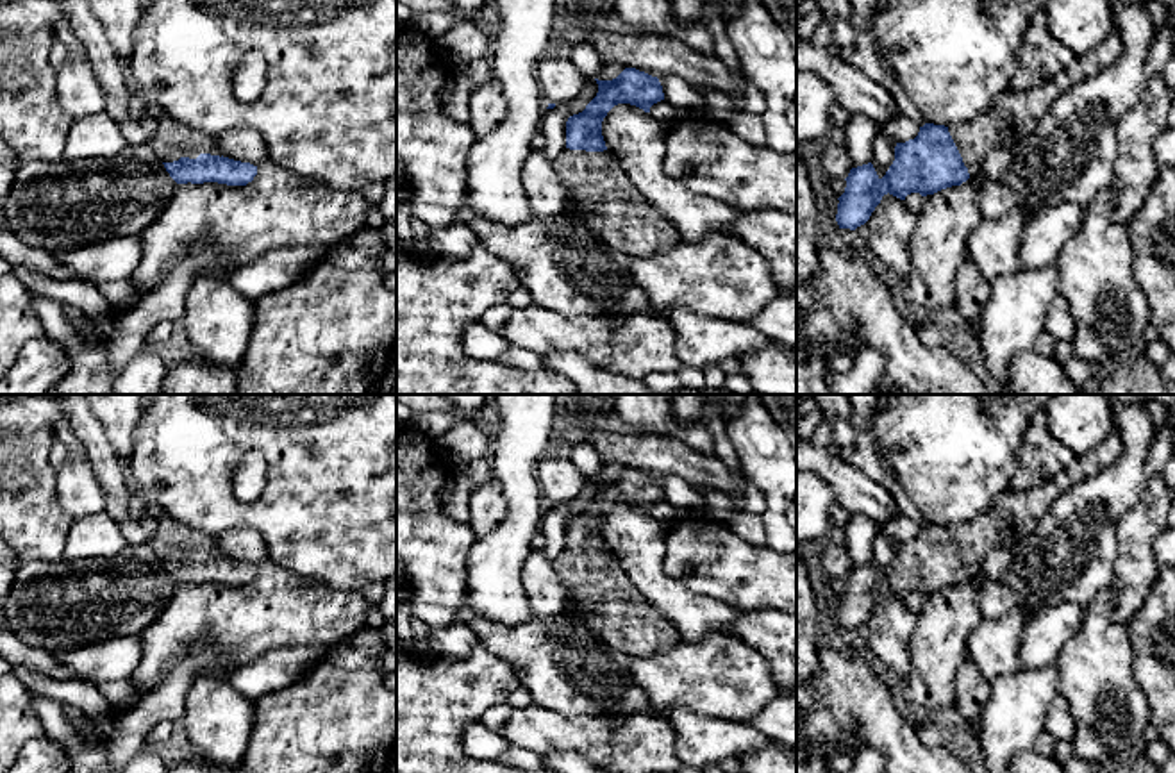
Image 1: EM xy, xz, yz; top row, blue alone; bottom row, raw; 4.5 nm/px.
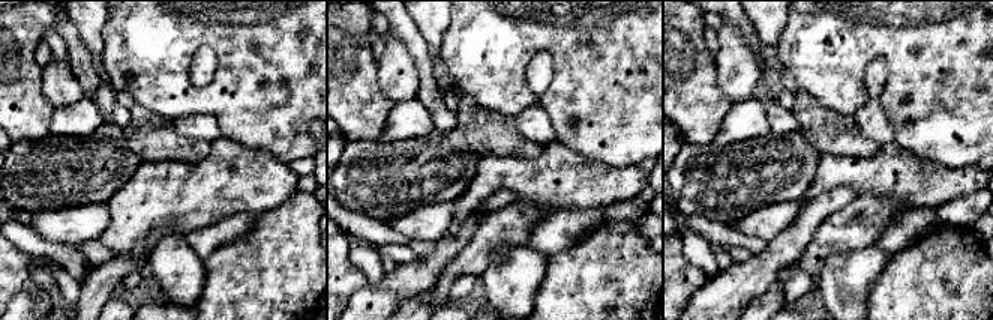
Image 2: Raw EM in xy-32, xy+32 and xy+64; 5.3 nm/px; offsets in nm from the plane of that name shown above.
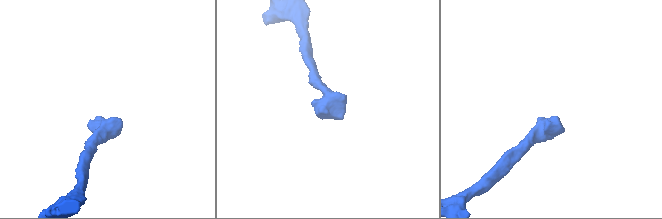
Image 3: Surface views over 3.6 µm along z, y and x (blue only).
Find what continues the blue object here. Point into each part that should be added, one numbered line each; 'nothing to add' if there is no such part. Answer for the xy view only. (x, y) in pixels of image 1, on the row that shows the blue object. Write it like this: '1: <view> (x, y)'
1: xy (174, 140)

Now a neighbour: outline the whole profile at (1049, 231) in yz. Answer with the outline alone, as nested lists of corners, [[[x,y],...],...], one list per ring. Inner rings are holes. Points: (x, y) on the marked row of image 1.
[[[1061,204],[1032,216],[1020,236],[1020,268],[1043,270],[1055,266],[1061,248],[1080,230],[1084,209],[1075,204]]]

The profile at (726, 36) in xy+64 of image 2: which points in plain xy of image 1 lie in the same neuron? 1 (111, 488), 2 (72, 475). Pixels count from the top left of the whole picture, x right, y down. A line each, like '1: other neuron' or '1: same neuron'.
1: other neuron
2: same neuron

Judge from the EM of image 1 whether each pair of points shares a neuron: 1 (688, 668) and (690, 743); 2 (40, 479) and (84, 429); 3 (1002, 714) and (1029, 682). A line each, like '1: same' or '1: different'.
1: different
2: different
3: same

